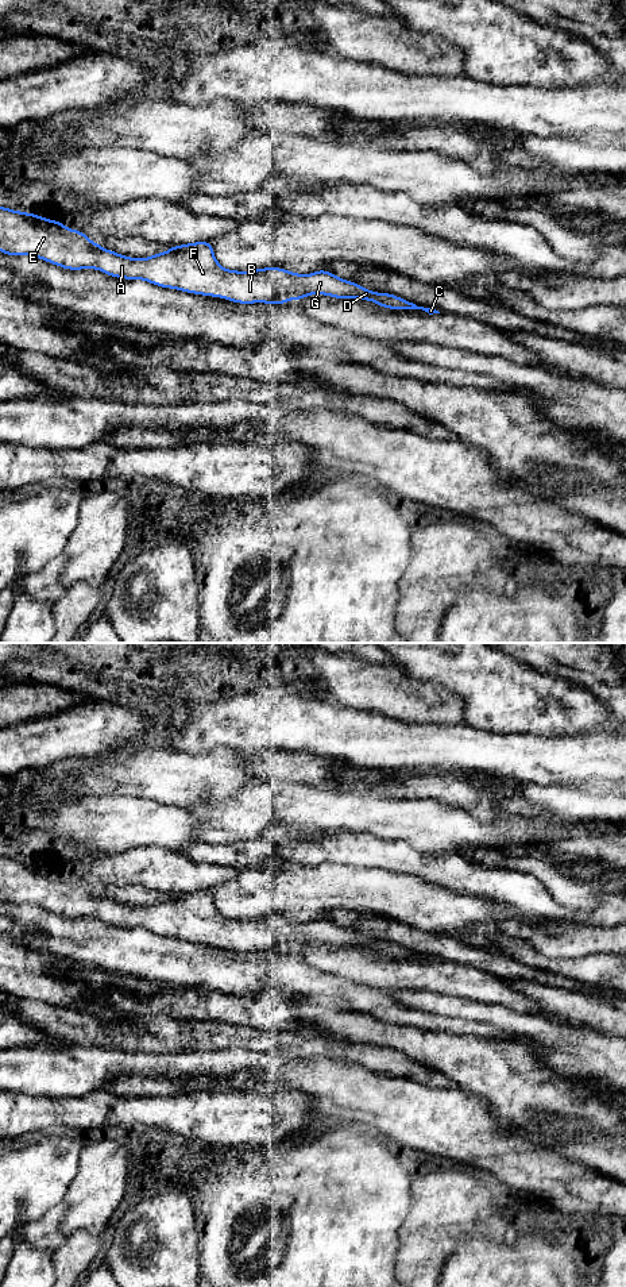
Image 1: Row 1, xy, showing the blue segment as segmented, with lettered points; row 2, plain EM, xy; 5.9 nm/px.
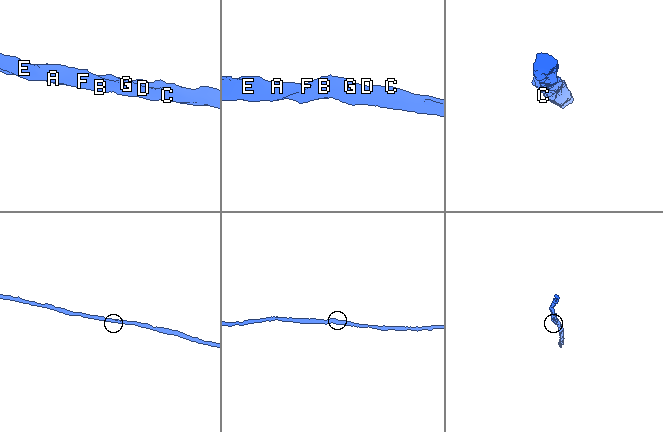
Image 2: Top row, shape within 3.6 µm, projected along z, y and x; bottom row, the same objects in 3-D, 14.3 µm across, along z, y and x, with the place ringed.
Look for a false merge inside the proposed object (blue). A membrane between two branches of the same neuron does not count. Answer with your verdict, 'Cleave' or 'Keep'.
Keep

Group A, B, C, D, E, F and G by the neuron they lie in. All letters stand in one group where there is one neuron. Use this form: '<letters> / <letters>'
A B C D E F G

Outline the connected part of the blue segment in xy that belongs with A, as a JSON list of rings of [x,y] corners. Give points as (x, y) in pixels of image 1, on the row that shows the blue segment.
[[[0,207],[0,253],[8,255],[32,255],[49,263],[69,270],[98,269],[107,275],[125,280],[144,280],[161,288],[171,288],[188,293],[223,297],[239,304],[266,303],[285,304],[287,300],[301,300],[309,294],[326,294],[335,298],[362,298],[389,309],[422,309],[429,315],[440,313],[433,308],[417,307],[390,293],[376,293],[351,281],[341,280],[326,270],[312,274],[297,274],[281,267],[264,267],[252,271],[227,270],[220,266],[213,254],[212,242],[196,242],[171,246],[166,253],[150,258],[128,258],[93,243],[84,232],[66,228],[58,220],[39,215],[12,211]]]

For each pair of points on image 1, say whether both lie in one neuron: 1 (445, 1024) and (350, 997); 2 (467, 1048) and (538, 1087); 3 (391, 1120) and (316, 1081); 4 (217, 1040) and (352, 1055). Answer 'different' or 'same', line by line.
1: same
2: same
3: same
4: same

